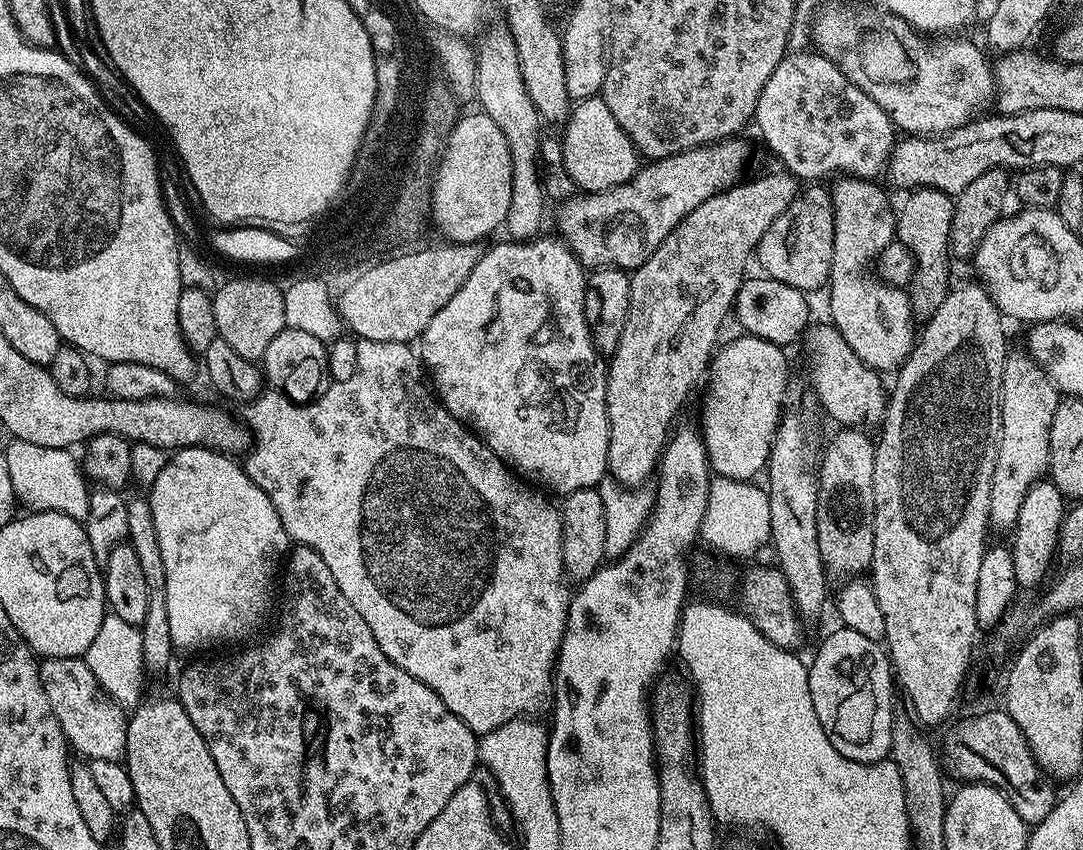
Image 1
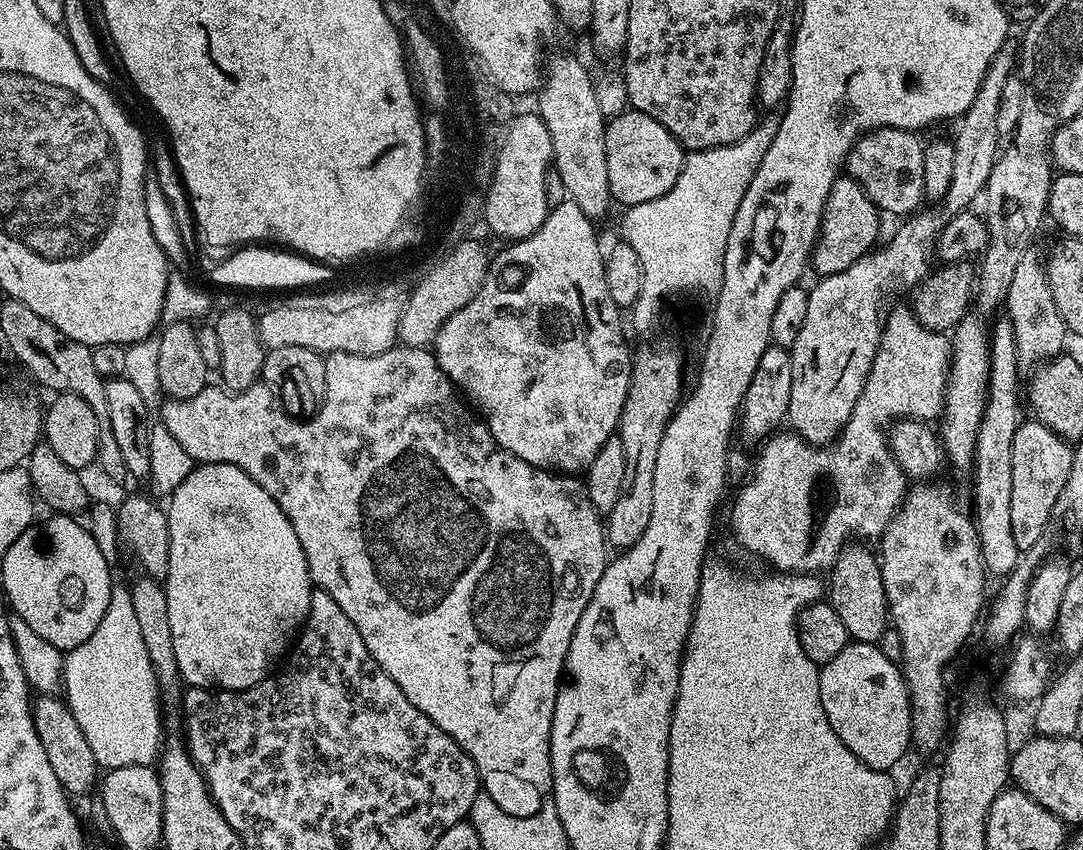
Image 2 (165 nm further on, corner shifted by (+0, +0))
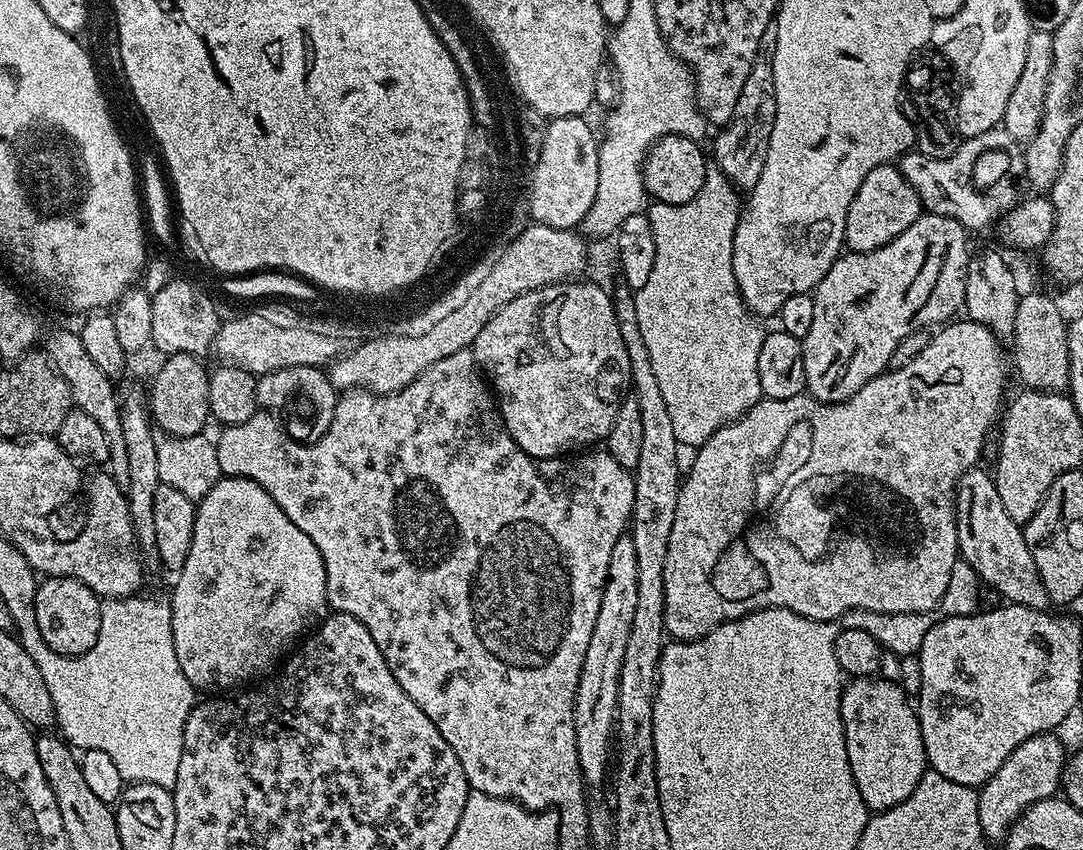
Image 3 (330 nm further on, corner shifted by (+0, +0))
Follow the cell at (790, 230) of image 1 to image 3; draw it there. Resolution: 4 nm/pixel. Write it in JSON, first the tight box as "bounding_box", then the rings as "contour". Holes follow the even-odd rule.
{"bounding_box":[844,163,922,252],"contour":[[[895,163],[880,164],[866,178],[862,178],[862,186],[854,194],[854,202],[850,202],[850,210],[846,210],[846,230],[844,243],[853,252],[869,252],[886,246],[906,226],[910,226],[922,215],[922,205],[914,186],[906,182]]]}

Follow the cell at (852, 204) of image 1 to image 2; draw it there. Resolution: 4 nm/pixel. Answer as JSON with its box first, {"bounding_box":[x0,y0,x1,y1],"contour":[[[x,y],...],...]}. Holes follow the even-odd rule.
{"bounding_box":[728,307,949,574],"contour":[[[911,307],[896,308],[889,316],[887,313],[882,320],[880,345],[874,354],[874,362],[870,366],[870,374],[866,378],[862,394],[835,441],[827,446],[813,446],[791,430],[780,430],[759,445],[760,457],[756,460],[756,476],[750,477],[737,490],[732,513],[728,516],[728,524],[732,527],[732,534],[737,542],[746,551],[762,556],[768,563],[774,564],[775,569],[796,570],[801,564],[804,567],[801,569],[820,574],[831,569],[836,556],[849,543],[848,536],[861,536],[859,539],[864,542],[868,542],[871,536],[872,539],[879,538],[892,521],[893,514],[904,503],[906,491],[904,471],[888,449],[886,425],[897,418],[935,421],[944,407],[944,390],[948,386],[949,375],[949,337],[923,328],[916,321]],[[823,476],[828,476],[828,484],[832,487],[832,501],[829,502],[828,509],[821,514],[816,537],[812,540],[812,491]],[[791,548],[805,551],[800,560],[796,556],[788,556]]]}

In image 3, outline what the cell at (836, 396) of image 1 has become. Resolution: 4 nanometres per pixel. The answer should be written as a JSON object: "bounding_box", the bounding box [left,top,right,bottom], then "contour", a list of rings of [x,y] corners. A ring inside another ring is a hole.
{"bounding_box":[954,466,1050,612],"contour":[[[980,466],[972,468],[956,482],[954,503],[960,556],[985,585],[988,583],[1001,596],[1001,601],[1036,608],[1040,612],[1049,611],[1050,601],[1042,586],[1038,566],[1034,566],[1030,546],[1026,546],[1023,527],[1006,514],[1002,498],[998,498],[995,479],[982,469]]]}

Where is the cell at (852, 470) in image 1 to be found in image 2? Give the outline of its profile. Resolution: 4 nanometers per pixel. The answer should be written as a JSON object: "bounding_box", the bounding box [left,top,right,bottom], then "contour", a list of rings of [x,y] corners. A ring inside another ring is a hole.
{"bounding_box":[829,545,889,643],"contour":[[[847,545],[836,556],[830,575],[829,603],[846,626],[849,637],[857,643],[877,643],[888,627],[889,614],[881,568],[877,555],[865,545]]]}

